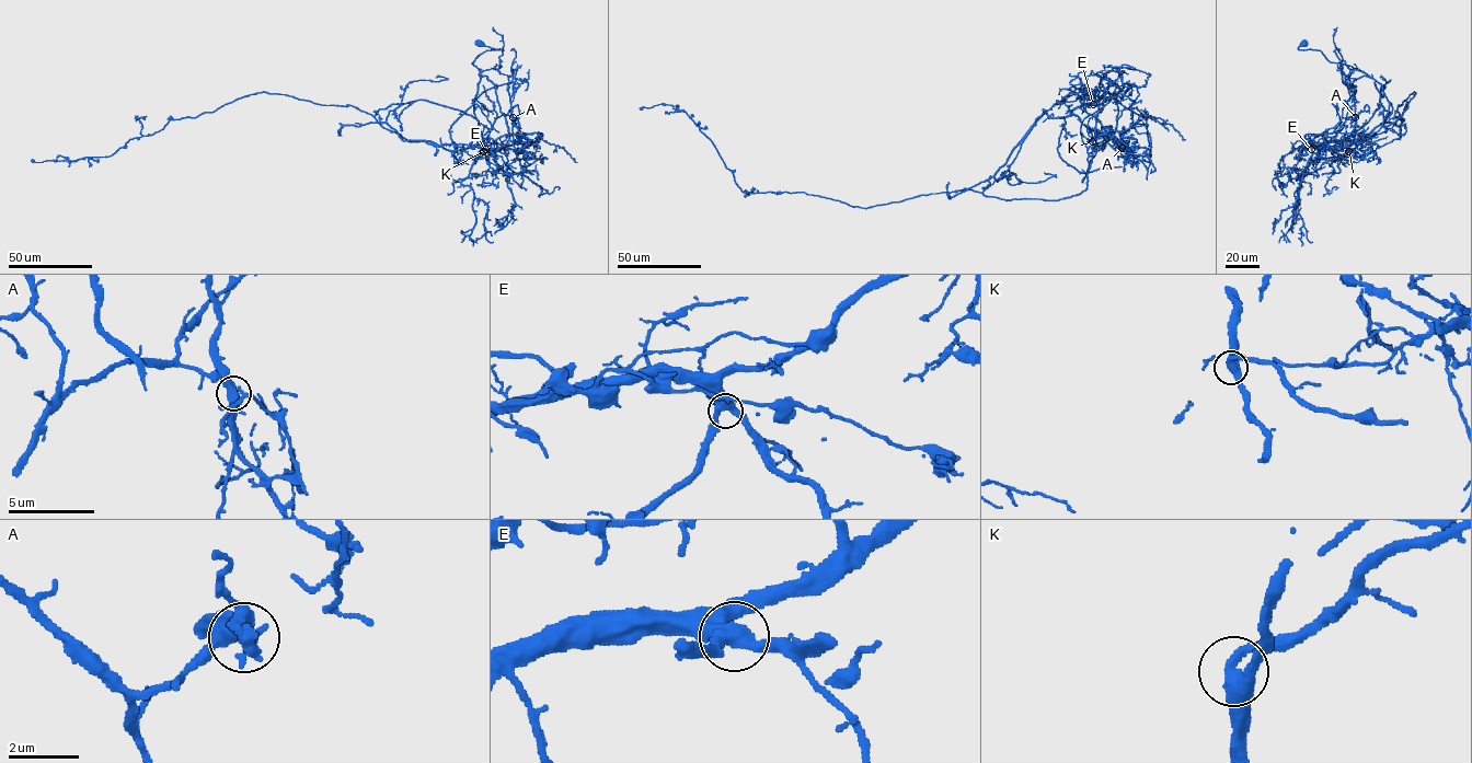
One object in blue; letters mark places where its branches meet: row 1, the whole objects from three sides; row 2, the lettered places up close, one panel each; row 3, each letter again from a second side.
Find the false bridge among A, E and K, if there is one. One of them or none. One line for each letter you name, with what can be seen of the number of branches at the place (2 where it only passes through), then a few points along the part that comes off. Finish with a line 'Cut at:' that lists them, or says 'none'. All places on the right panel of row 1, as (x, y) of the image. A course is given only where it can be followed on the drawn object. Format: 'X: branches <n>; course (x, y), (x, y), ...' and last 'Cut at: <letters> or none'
A: branches 4; course (1356, 117), (1322, 149), (1326, 141), (1360, 140), (1384, 120), (1380, 89), (1391, 80), (1380, 77)
Cut at: A

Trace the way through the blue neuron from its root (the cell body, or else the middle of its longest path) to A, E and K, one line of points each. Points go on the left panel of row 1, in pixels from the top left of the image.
A: (479, 43), (503, 49), (486, 50), (472, 64), (497, 69), (501, 60), (514, 117)
E: (479, 43), (503, 49), (486, 50), (472, 64), (497, 69), (501, 60), (512, 111), (463, 149), (485, 149)
K: (479, 43), (503, 49), (486, 50), (472, 62), (480, 71), (473, 105), (483, 151)

